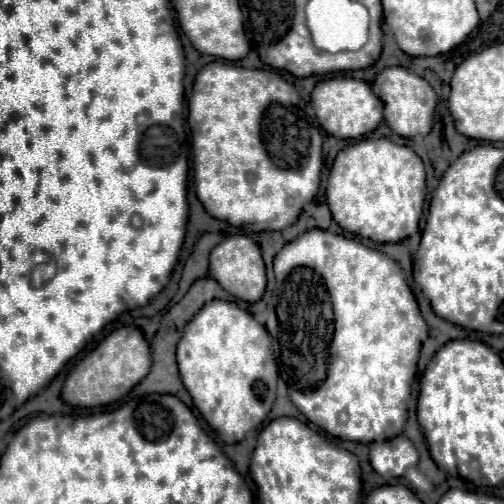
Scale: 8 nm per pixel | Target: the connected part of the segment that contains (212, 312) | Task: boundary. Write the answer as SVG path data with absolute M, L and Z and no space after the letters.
M212 300L206 304L186 326L184 336L178 342L176 356L184 388L190 392L194 406L200 410L204 420L222 436L224 442L242 442L244 436L260 426L268 412L272 410L278 382L278 368L274 354L270 350L270 336L262 324L254 320L252 314L238 308L234 302Z

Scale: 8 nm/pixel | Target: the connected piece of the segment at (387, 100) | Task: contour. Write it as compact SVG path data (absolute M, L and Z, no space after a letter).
M400 66L386 68L372 82L372 92L382 100L384 120L392 128L392 132L396 132L398 136L404 136L404 138L414 138L418 134L426 136L432 130L436 94L424 78L420 78L420 76L408 72L406 68L400 68Z

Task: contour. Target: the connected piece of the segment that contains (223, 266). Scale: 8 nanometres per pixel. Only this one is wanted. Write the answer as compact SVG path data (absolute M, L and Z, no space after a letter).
M236 234L236 236L228 236L226 240L222 240L218 246L212 248L210 252L210 276L232 296L244 300L244 302L258 302L266 290L266 270L264 270L264 260L260 254L258 244L244 236L244 234Z

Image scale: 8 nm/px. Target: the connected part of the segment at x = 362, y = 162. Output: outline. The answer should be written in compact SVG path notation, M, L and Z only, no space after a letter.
M388 138L360 140L338 152L326 186L326 202L332 218L346 232L376 244L400 242L418 232L426 196L424 178L424 164L412 148L398 146Z

